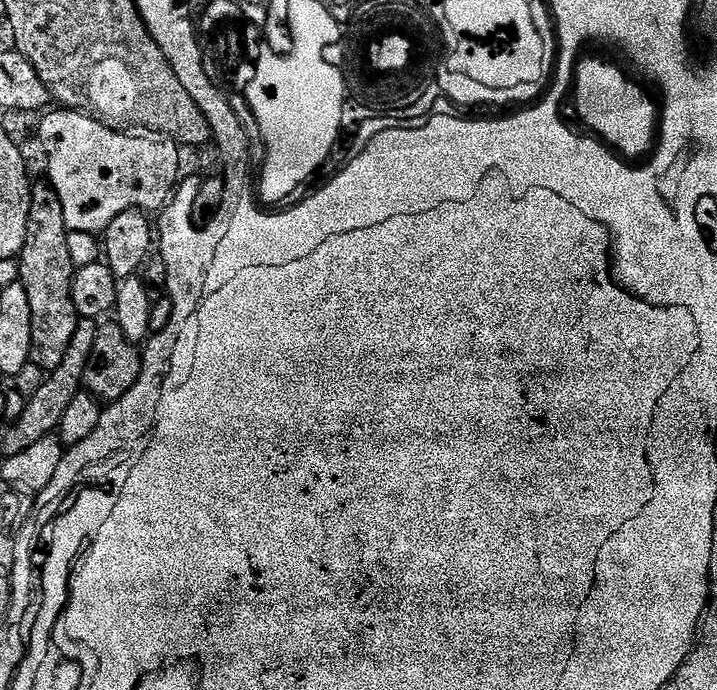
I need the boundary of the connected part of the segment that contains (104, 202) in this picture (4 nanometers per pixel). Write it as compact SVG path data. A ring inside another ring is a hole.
M84 110L52 111L45 111L39 117L40 144L44 147L45 158L48 159L46 180L52 185L58 198L62 198L62 214L66 214L69 232L102 234L110 226L110 222L118 218L118 214L137 210L145 214L156 214L172 199L181 179L180 172L182 173L181 149L173 141L110 128Z

